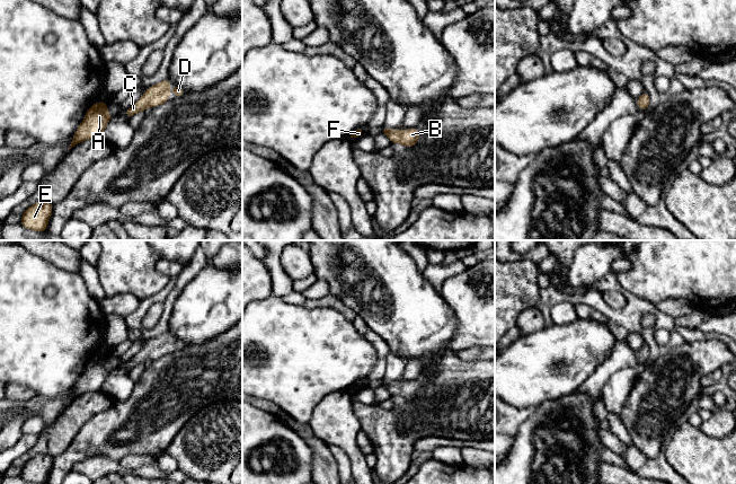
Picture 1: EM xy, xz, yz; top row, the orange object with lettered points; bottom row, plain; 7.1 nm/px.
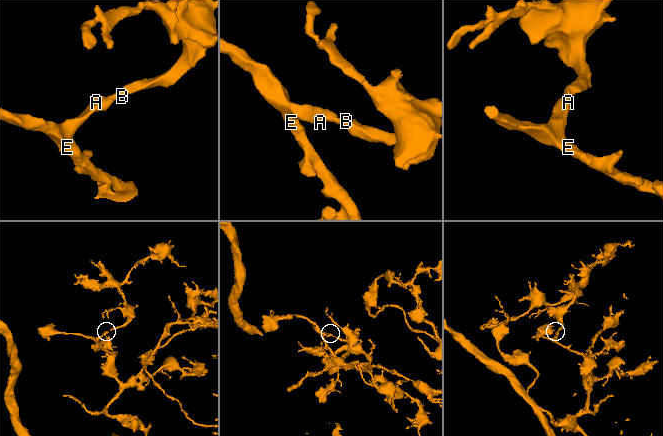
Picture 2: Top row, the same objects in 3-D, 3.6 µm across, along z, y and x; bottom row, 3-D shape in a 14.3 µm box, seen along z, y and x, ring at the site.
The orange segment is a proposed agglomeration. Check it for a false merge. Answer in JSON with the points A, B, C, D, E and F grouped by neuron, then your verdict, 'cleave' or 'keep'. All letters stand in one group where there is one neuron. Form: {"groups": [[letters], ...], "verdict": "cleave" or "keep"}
{"groups": [["A", "B", "C", "D", "E", "F"]], "verdict": "keep"}

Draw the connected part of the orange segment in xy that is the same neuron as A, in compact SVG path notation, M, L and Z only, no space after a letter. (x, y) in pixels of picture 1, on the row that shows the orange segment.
M98 102L86 112L85 120L74 132L69 149L85 140L101 137L103 131L106 129L109 120L113 117L113 115L107 113L107 109L108 107L106 102Z

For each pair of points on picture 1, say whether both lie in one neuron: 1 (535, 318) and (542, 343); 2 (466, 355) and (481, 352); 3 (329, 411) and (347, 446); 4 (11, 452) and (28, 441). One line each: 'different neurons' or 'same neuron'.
1: different neurons
2: same neuron
3: same neuron
4: same neuron

